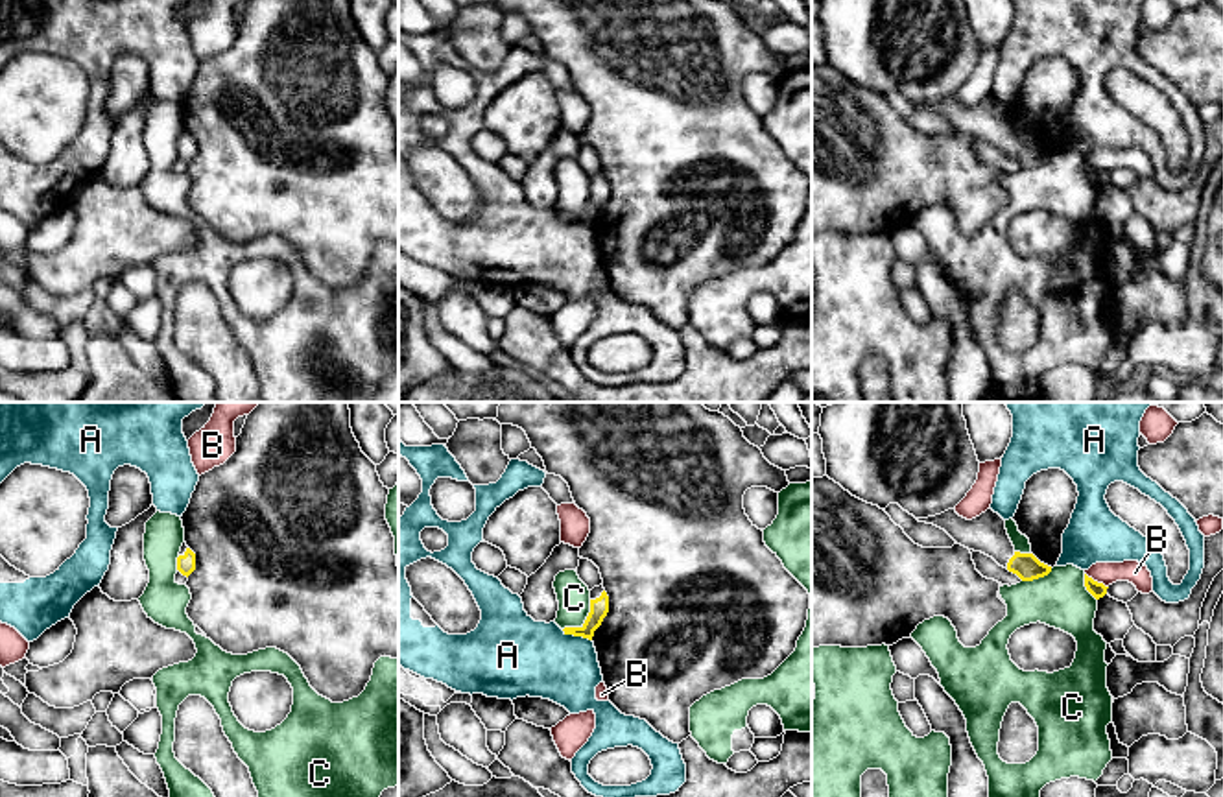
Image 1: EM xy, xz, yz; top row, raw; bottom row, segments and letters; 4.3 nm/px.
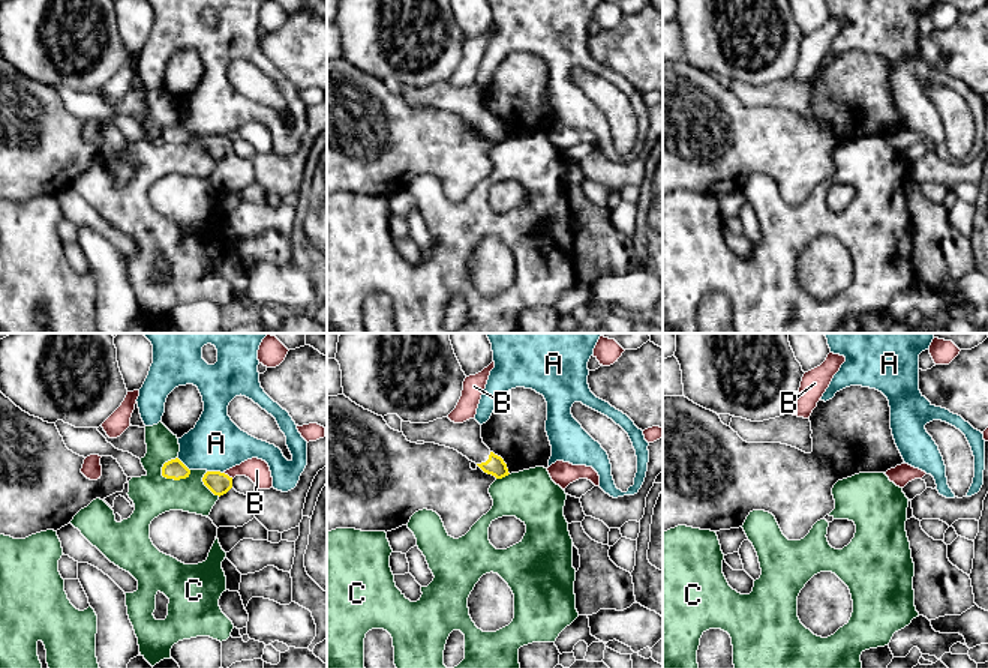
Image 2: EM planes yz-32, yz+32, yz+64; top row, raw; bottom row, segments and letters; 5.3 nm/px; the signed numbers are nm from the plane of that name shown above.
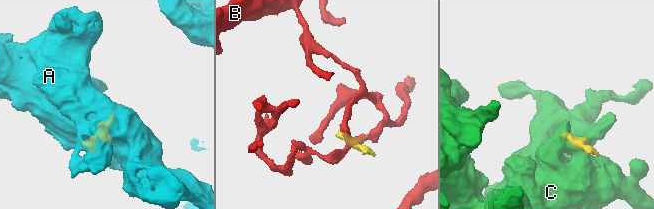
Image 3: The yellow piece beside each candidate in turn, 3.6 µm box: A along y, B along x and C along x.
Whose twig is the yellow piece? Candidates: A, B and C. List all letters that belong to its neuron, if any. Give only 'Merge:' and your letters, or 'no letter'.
Merge: no letter

